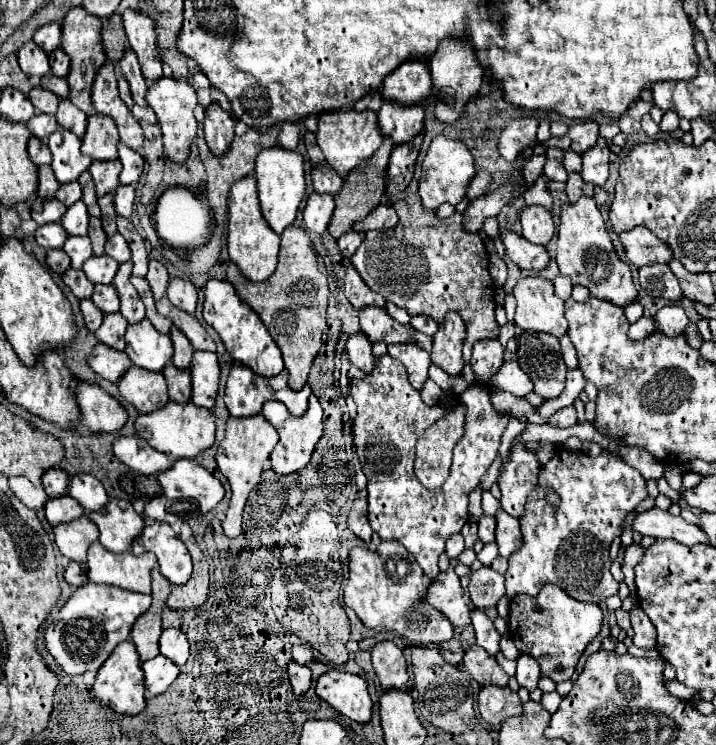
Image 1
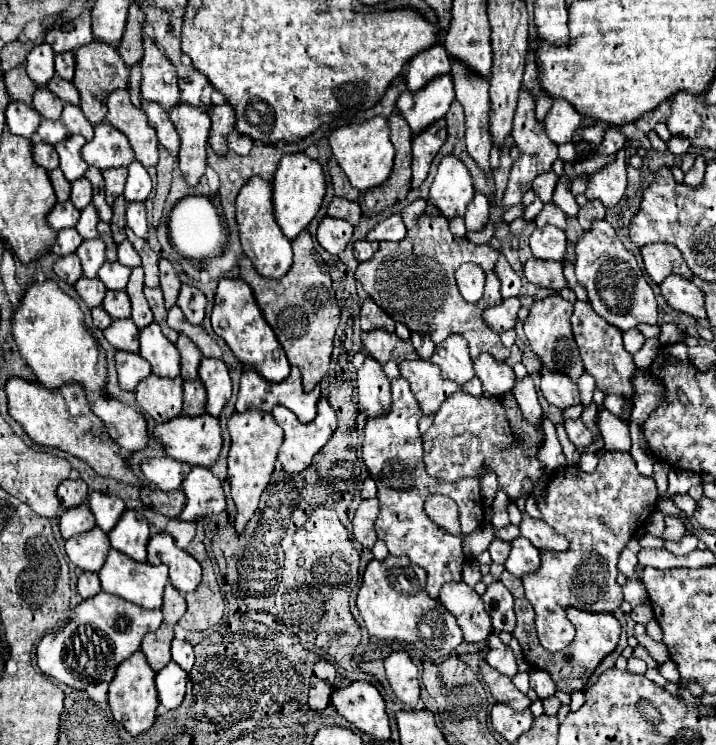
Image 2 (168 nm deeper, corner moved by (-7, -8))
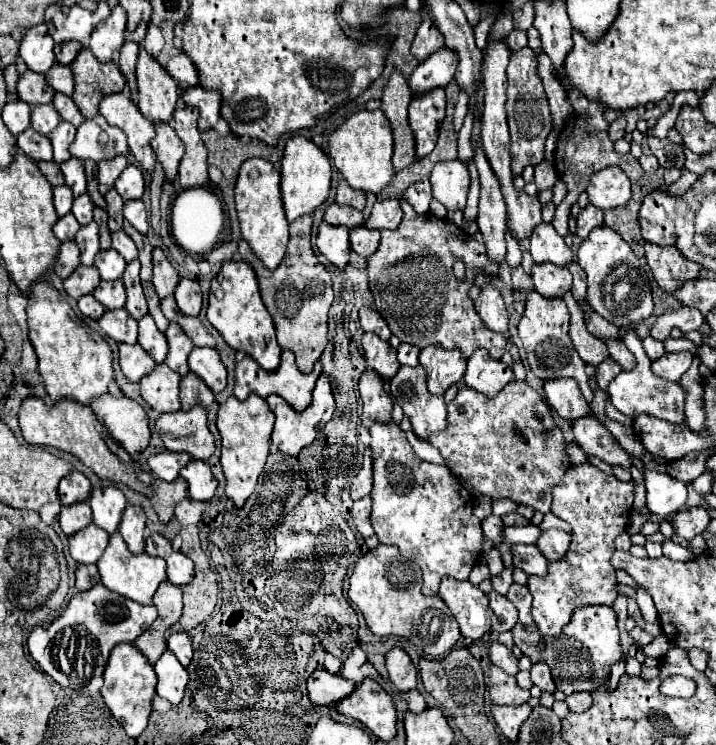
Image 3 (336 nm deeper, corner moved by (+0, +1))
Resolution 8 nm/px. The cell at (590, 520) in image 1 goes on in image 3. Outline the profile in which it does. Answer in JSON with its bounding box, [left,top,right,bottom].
[527,463,635,637]

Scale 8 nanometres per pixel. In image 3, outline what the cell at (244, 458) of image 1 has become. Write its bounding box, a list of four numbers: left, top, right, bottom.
[217,393,275,507]

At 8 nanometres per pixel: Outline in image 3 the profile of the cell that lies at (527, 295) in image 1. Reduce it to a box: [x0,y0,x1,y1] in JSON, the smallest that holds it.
[519,291,593,403]

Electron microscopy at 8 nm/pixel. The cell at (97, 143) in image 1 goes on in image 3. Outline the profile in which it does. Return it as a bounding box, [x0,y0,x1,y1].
[71,115,127,161]

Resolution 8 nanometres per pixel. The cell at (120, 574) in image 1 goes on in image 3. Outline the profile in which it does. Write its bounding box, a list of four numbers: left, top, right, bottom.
[97,533,167,605]

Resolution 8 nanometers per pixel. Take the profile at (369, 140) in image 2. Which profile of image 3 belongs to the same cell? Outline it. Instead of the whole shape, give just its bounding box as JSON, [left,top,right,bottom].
[329,109,393,193]

